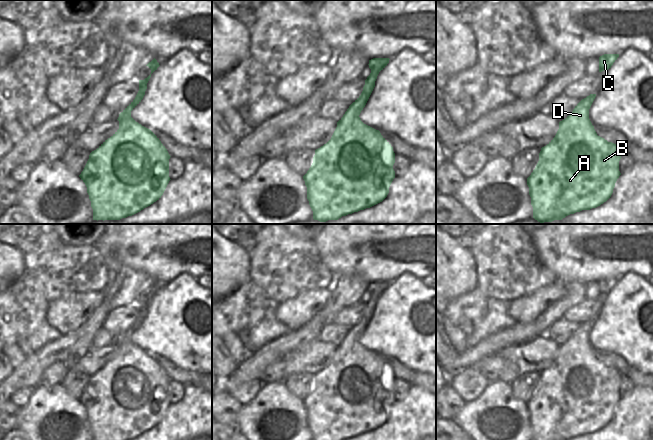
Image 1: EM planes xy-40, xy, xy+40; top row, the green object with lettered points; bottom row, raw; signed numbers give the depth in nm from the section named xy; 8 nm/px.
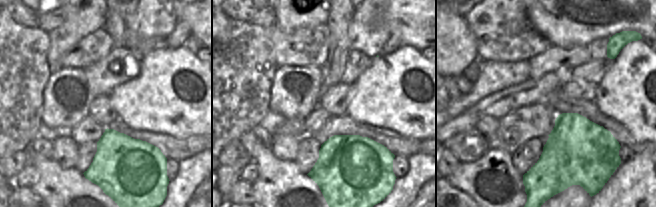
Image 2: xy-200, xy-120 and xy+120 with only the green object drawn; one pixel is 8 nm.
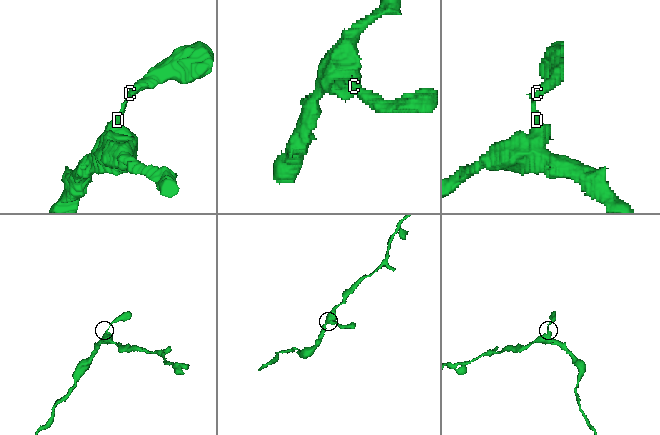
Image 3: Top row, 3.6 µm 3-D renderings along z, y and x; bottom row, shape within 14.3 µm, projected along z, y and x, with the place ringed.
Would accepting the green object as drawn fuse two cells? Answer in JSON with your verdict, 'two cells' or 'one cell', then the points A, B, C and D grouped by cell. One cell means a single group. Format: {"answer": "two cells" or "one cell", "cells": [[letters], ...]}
{"answer": "one cell", "cells": [["A", "B", "C", "D"]]}

